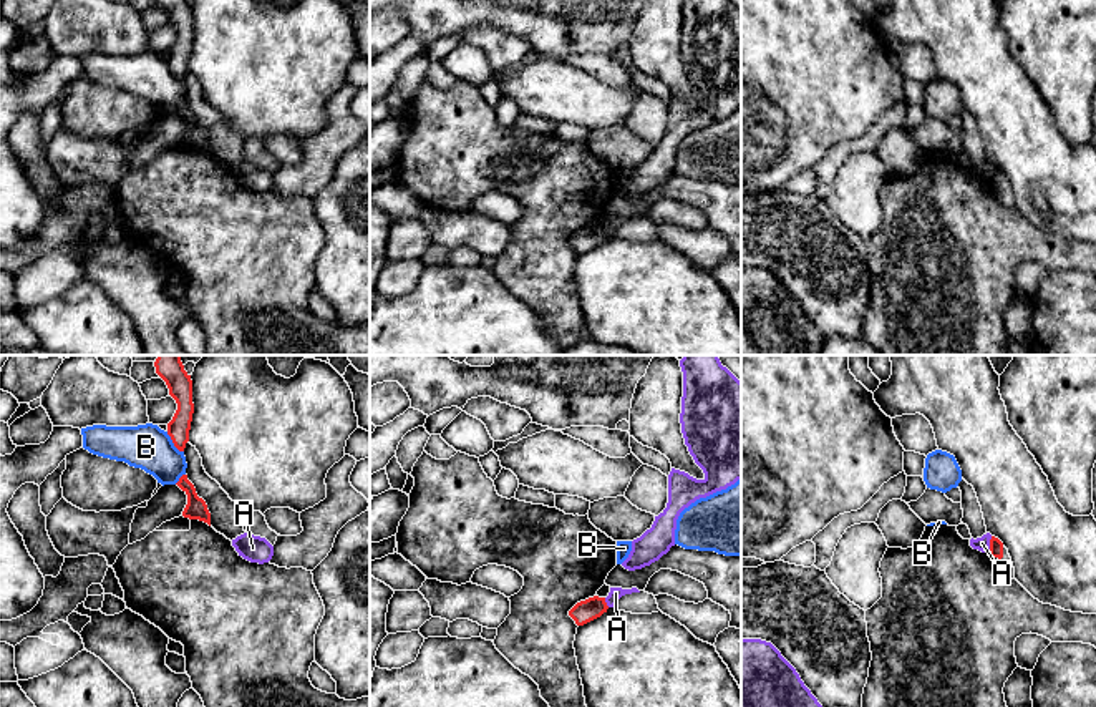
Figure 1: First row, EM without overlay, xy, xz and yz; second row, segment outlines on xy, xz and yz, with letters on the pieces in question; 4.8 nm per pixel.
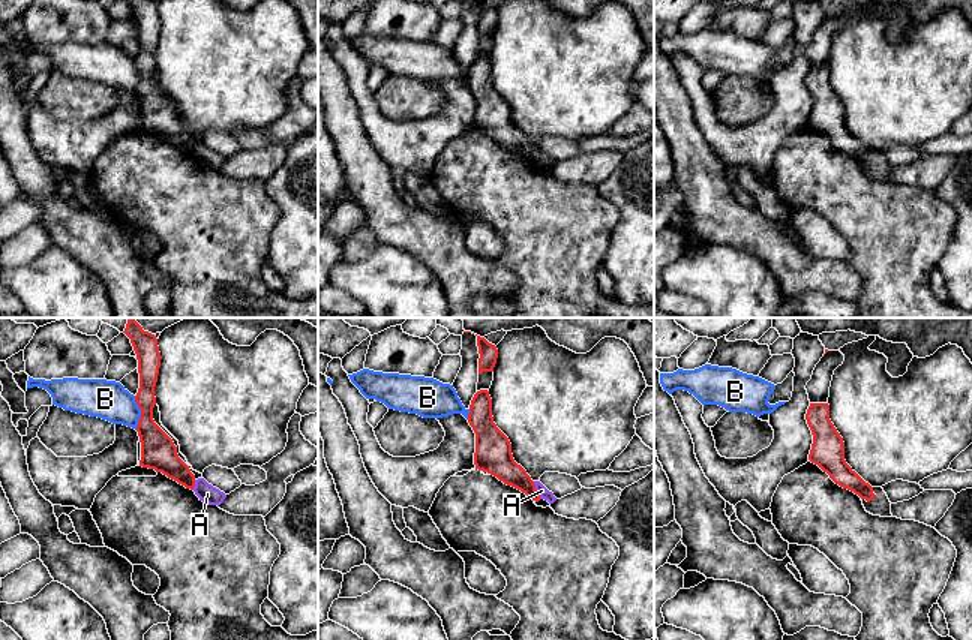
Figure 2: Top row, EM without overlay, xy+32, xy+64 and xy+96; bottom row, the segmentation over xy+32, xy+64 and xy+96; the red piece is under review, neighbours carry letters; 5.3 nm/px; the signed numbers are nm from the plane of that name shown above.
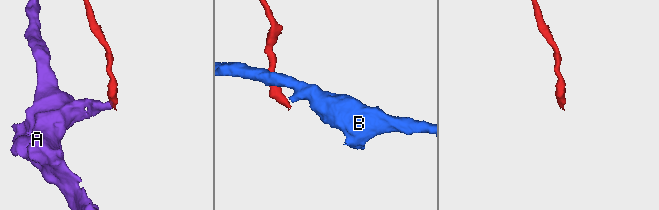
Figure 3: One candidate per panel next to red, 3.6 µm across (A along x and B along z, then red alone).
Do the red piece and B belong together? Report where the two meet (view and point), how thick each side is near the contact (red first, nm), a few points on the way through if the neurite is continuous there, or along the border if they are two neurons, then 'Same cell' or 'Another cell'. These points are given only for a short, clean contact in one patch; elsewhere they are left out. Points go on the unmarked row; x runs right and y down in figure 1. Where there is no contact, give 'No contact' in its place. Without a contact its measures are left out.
Touches red at xy (173, 70). Thickness 110 nm (red) against 220 nm. Boundary: xy (166, 60), (171, 70), (183, 80). Another cell

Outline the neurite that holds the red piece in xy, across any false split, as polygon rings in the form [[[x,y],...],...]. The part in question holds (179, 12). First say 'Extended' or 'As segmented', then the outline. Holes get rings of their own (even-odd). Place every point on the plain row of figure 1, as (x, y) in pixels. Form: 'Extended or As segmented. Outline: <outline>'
As segmented. Outline: [[[156,0],[167,13],[169,23],[176,28],[177,38],[167,51],[167,63],[174,75],[184,80],[189,70],[189,58],[194,41],[192,8],[187,0]]]

